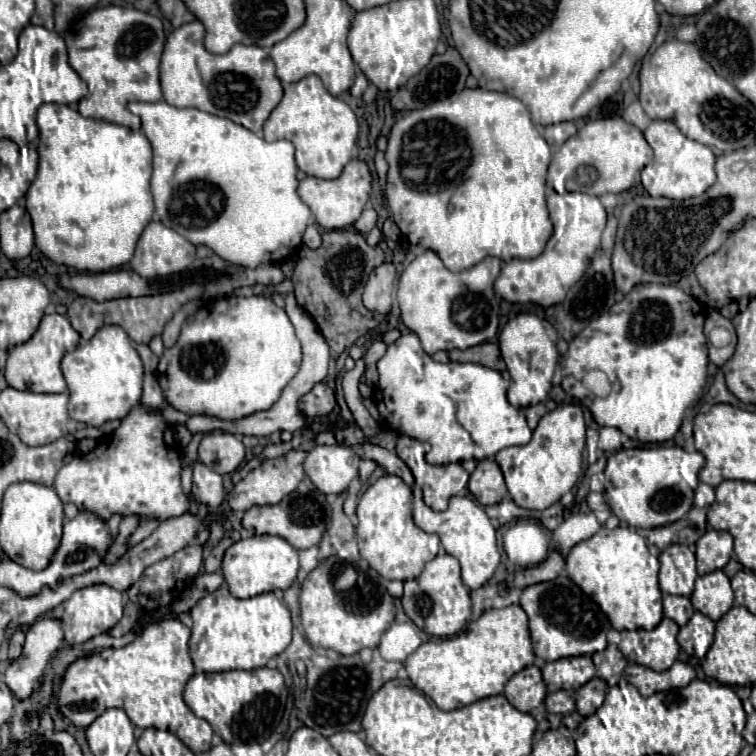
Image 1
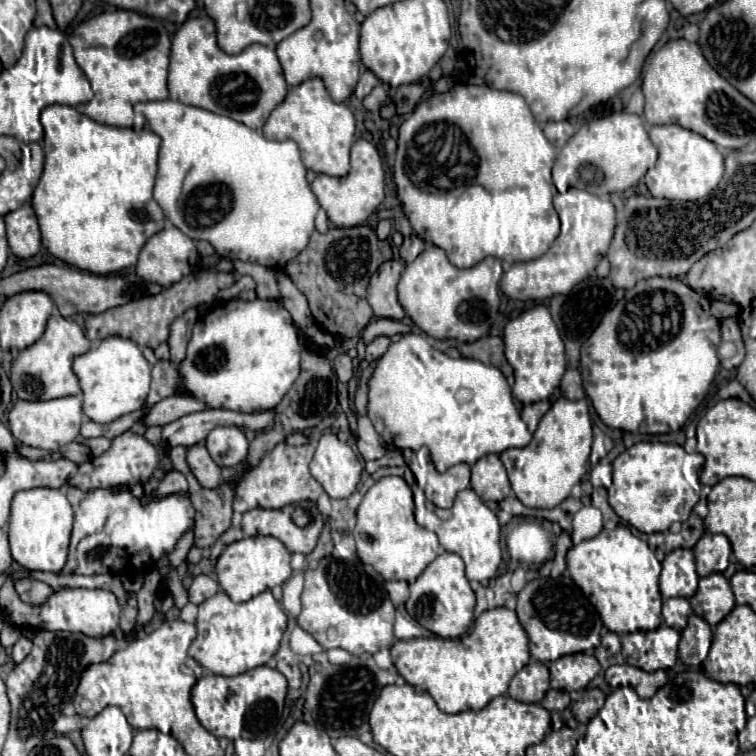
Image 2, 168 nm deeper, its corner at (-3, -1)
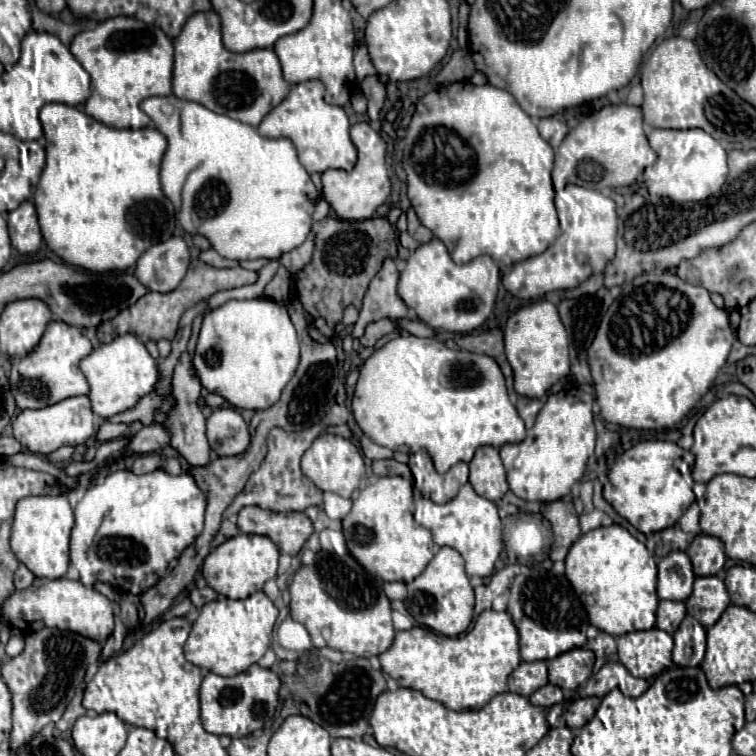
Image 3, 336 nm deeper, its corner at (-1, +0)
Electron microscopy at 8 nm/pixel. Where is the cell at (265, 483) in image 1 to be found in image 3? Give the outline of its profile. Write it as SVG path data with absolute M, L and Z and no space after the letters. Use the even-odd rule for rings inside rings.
M333 405L329 415L325 415L315 427L309 427L305 431L289 433L289 431L283 431L283 429L275 427L267 437L267 449L269 451L267 451L259 471L255 471L249 477L245 489L241 491L241 495L235 497L235 501L229 505L225 515L235 515L247 505L257 505L261 509L271 509L271 511L305 511L311 505L321 505L323 503L321 489L303 475L299 463L301 463L303 453L311 447L313 439L323 433L325 425L331 425L331 423L341 425L345 421L347 421L347 411L343 407L339 407L339 405Z

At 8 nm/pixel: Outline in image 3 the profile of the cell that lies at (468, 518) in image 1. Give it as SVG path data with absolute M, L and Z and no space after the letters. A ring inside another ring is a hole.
M465 483L457 497L445 505L437 505L431 499L419 497L415 501L415 521L433 533L433 541L439 547L453 547L465 559L465 571L469 577L489 577L499 553L503 549L501 541L501 519L493 501L477 495L469 483Z

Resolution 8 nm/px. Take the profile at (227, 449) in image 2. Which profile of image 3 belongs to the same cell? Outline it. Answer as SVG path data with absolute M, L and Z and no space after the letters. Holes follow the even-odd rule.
M215 409L207 419L207 439L219 457L241 455L249 447L249 429L237 409Z

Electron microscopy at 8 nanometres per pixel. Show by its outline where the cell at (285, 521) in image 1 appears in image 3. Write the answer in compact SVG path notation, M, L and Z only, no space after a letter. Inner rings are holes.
M243 507L237 527L241 533L267 535L283 553L297 555L313 533L313 523L303 511L275 513L261 507Z

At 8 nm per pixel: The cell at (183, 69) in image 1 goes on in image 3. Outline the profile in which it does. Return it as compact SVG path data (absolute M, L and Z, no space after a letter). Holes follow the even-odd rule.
M205 11L189 17L189 23L181 29L179 37L173 39L175 65L173 65L173 95L185 101L195 101L215 113L227 115L251 127L257 127L261 119L277 107L289 93L289 85L281 75L281 65L273 49L253 49L247 53L231 53L221 43L221 25L215 11Z

